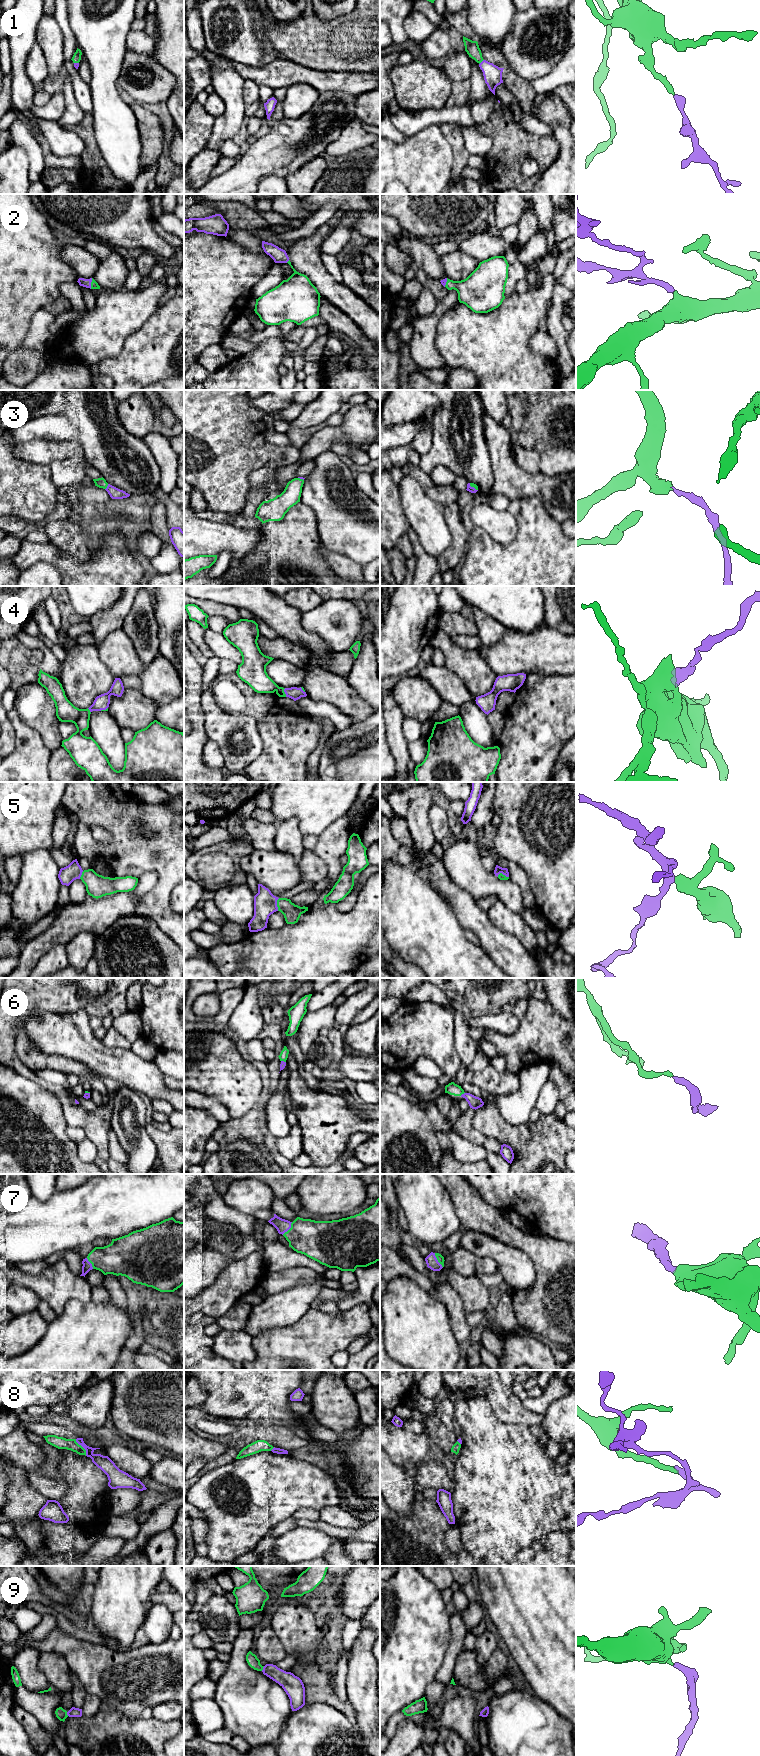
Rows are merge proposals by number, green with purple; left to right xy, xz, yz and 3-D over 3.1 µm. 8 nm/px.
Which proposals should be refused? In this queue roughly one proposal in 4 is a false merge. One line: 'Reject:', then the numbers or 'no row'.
Reject: 8

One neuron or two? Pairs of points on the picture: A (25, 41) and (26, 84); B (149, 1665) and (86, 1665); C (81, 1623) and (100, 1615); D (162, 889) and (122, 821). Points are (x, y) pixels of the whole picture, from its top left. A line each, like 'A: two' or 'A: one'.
A: one
B: one
C: two
D: one

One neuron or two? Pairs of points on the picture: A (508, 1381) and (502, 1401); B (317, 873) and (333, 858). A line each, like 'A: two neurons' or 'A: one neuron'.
A: two neurons
B: two neurons

